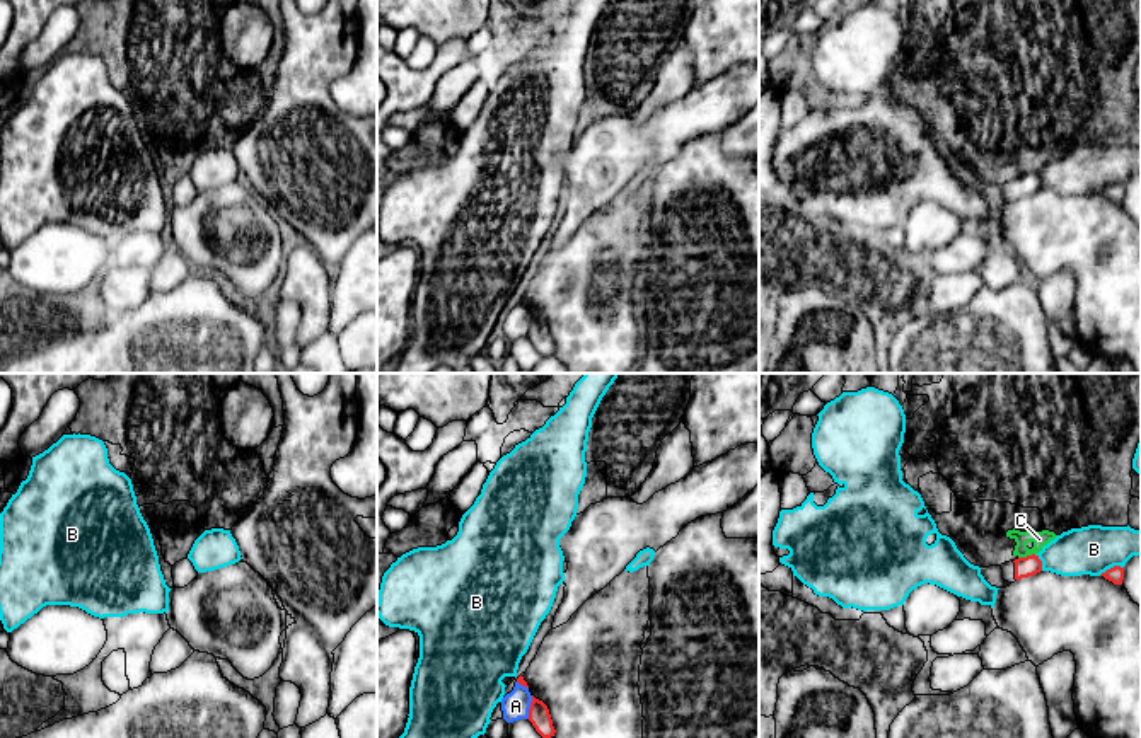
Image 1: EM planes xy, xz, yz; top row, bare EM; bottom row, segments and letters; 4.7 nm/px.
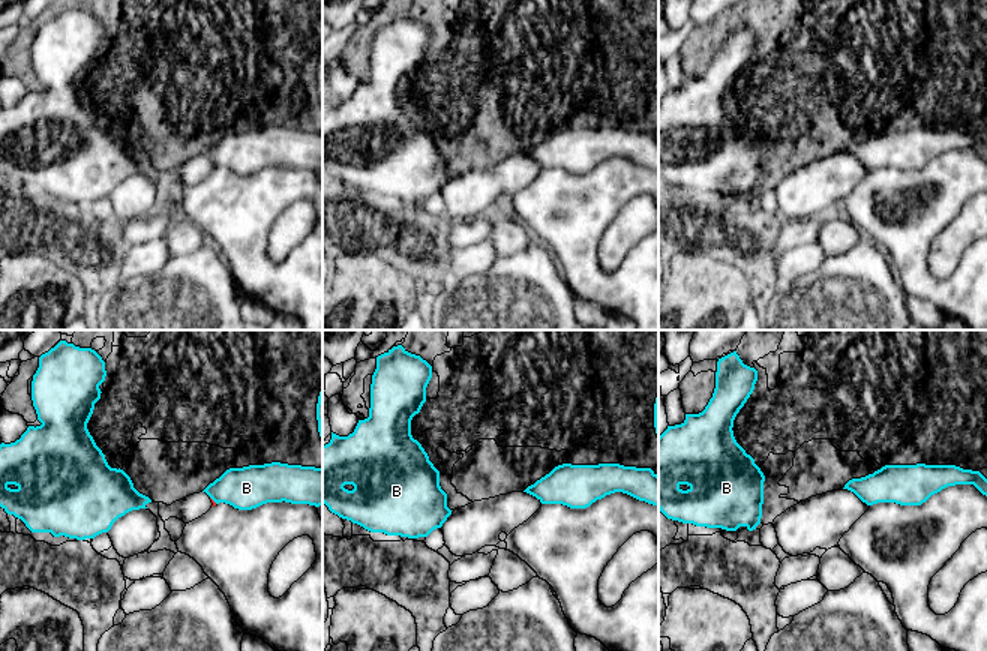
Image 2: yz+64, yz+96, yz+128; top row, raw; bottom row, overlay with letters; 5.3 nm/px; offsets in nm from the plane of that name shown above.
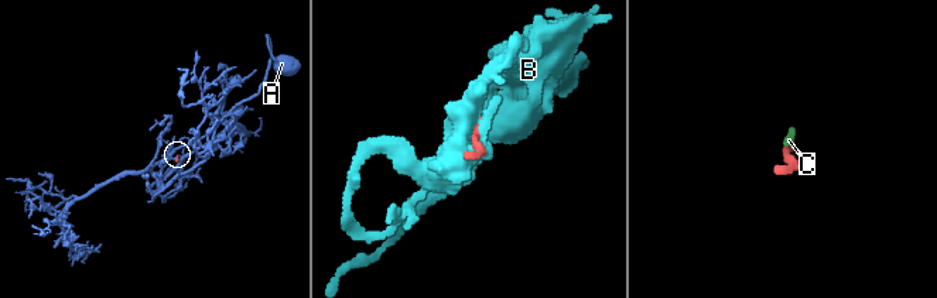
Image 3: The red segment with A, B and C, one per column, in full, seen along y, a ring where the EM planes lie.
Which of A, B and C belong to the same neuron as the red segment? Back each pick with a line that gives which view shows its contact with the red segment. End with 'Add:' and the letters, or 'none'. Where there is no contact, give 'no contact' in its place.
Add: none

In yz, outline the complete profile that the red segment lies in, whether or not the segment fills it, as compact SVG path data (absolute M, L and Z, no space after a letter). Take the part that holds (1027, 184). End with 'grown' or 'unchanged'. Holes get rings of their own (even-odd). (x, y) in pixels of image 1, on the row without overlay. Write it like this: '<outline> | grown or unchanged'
M1032 172L1027 176L1018 176L1015 179L1001 182L1003 198L1008 201L1015 201L1022 196L1034 194L1042 189L1042 179L1039 174Z | grown

